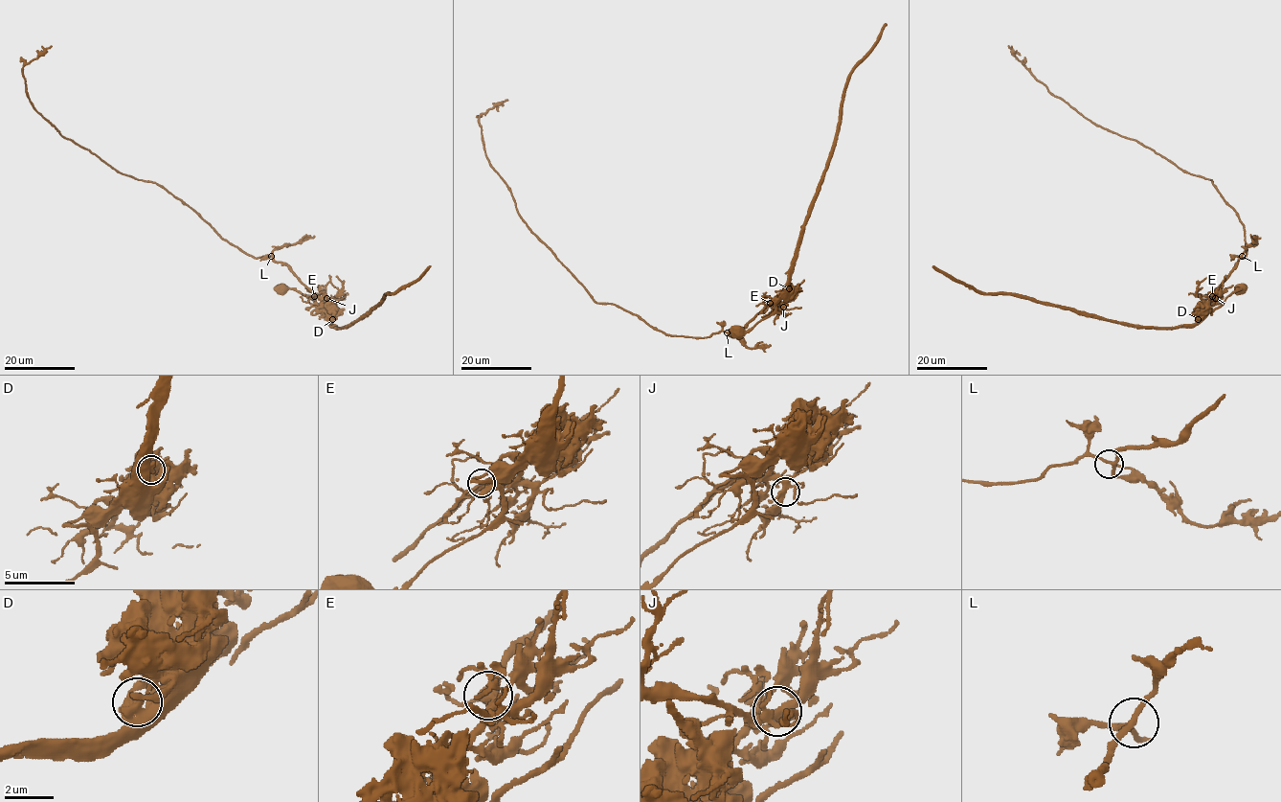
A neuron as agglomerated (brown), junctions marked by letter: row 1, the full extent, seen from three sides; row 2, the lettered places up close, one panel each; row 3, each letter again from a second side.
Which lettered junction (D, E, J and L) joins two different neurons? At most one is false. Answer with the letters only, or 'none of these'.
D

